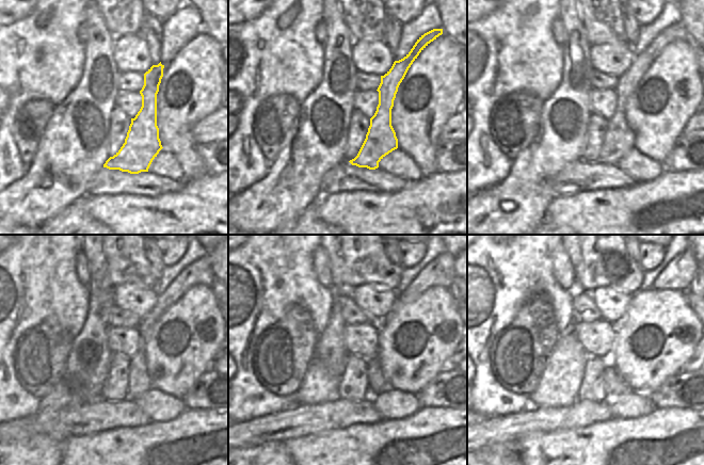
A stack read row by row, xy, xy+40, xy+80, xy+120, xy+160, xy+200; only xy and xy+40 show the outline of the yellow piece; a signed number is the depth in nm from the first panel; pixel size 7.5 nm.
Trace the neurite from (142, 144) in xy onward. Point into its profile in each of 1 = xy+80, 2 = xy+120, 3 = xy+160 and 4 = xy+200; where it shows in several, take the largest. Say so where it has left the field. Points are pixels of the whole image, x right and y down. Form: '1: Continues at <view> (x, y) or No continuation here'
1: Continues at xy+80 (619, 139)
2: Continues at xy+120 (200, 272)
3: Continues at xy+160 (441, 272)
4: Continues at xy+200 (678, 274)

